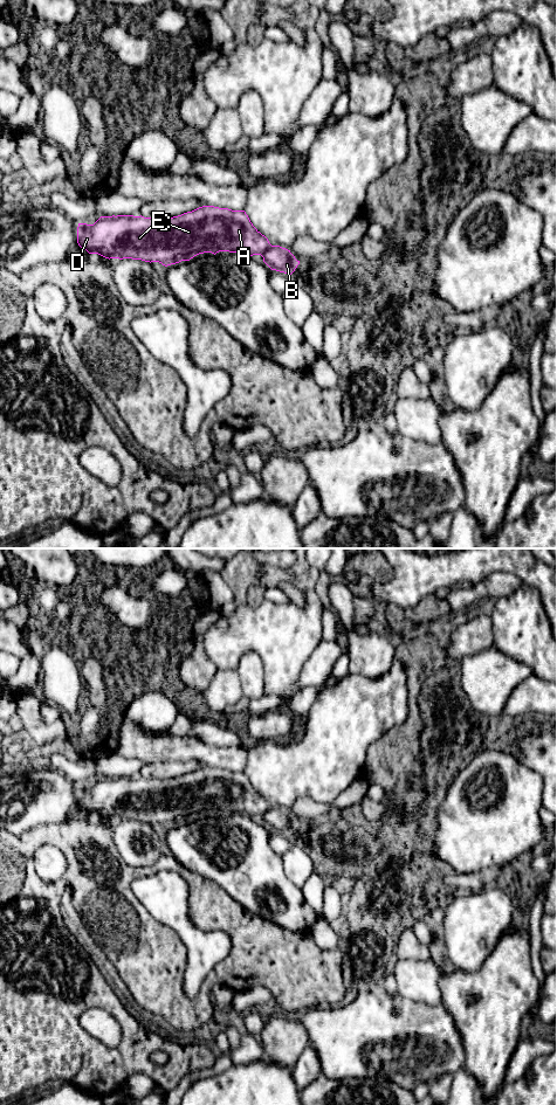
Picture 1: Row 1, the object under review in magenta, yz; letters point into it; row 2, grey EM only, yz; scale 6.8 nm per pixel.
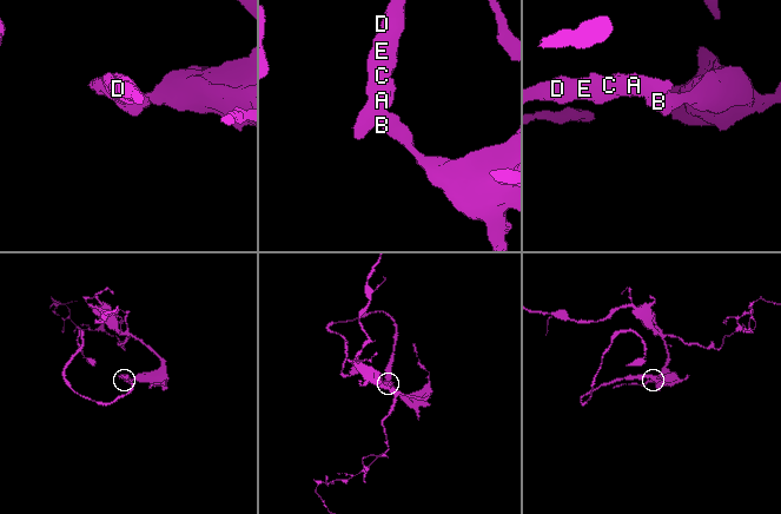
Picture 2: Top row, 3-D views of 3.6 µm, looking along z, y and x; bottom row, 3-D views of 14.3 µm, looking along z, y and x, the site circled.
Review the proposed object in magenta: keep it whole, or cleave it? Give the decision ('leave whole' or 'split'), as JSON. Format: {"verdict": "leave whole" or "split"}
{"verdict": "split"}

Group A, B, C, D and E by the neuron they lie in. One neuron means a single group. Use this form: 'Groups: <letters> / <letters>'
Groups: A C D E / B

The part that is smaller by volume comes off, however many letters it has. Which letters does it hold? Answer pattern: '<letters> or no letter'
A, C, D, E

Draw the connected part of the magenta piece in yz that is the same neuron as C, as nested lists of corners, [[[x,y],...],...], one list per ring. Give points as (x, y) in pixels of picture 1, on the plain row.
[[[202,767],[173,779],[144,779],[133,776],[101,778],[94,786],[78,785],[77,804],[89,815],[105,820],[132,820],[159,823],[167,828],[190,822],[204,814],[219,813],[261,816],[271,808],[268,800],[250,783],[245,772]]]

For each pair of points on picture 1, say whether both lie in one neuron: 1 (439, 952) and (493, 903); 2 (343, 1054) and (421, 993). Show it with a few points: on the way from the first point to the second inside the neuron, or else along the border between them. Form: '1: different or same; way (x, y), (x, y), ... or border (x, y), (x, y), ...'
1: different; border (441, 936), (445, 955), (451, 968)
2: different; border (398, 993), (414, 1001), (439, 1006)

